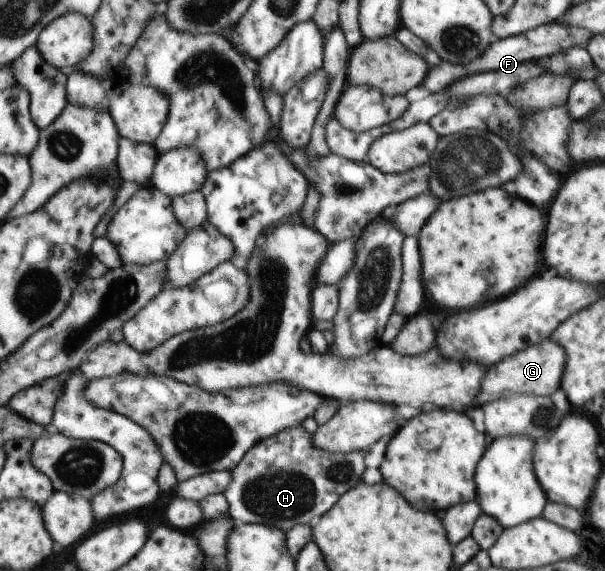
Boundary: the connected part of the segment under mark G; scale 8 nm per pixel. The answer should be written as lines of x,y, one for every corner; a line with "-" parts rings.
549,338
514,354
514,356
508,356
504,360
500,360
496,364
494,372
490,372
486,376
488,382
482,382
482,388
478,390
478,396
476,396
478,407
480,404
484,406
484,404
490,404
495,400
504,400
521,394
550,397
560,387
565,365
566,352
564,352
564,348

